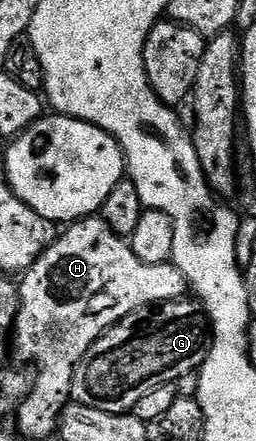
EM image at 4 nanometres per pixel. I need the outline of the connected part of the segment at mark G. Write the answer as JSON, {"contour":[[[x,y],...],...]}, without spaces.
{"contour":[[[193,298],[141,307],[106,330],[88,349],[72,381],[73,402],[113,415],[133,412],[136,401],[152,393],[152,389],[198,371],[210,352],[211,338],[208,316],[201,302]]]}

